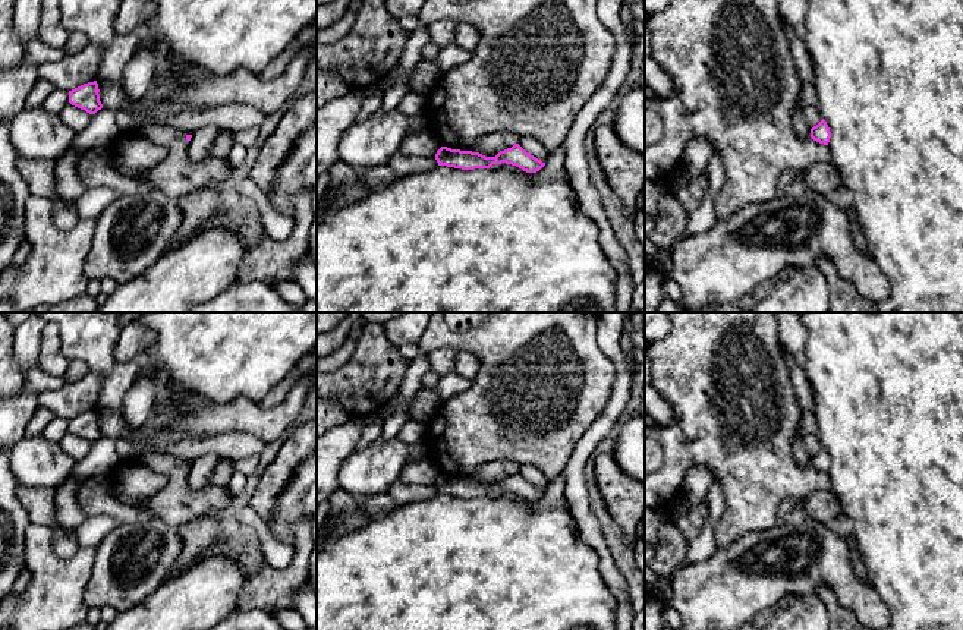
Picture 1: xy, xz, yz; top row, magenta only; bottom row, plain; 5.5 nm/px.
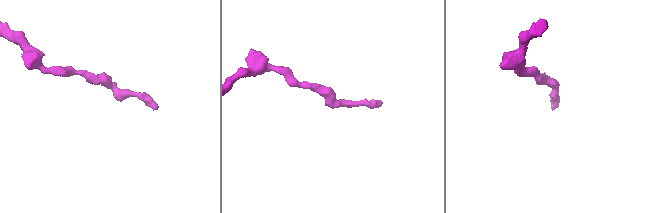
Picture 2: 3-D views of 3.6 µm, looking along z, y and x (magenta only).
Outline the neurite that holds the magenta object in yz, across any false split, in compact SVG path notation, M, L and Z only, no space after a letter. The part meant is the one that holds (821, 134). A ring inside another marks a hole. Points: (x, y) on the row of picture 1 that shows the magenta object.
M824 119L811 129L811 138L819 144L828 145L831 132Z

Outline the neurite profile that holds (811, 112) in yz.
M808 98L803 103L803 116L811 129L822 120L822 116L816 107L816 103L812 98Z

